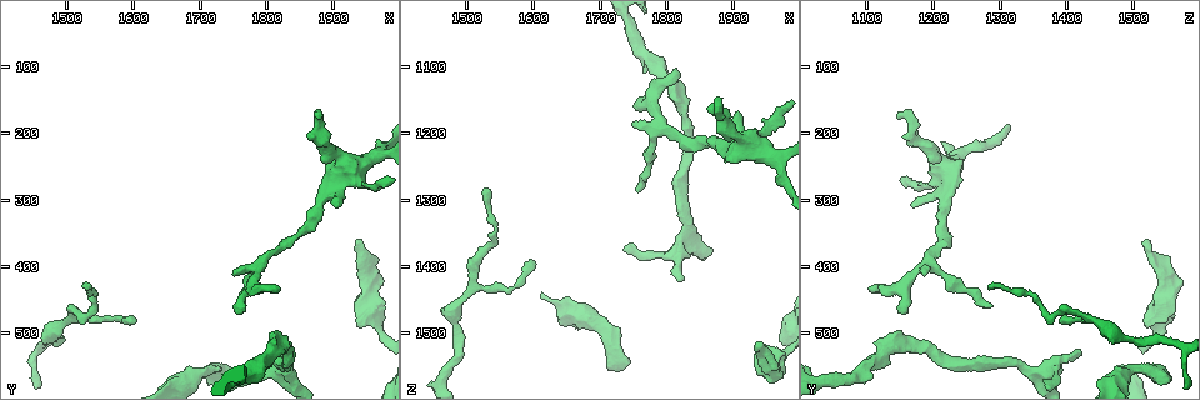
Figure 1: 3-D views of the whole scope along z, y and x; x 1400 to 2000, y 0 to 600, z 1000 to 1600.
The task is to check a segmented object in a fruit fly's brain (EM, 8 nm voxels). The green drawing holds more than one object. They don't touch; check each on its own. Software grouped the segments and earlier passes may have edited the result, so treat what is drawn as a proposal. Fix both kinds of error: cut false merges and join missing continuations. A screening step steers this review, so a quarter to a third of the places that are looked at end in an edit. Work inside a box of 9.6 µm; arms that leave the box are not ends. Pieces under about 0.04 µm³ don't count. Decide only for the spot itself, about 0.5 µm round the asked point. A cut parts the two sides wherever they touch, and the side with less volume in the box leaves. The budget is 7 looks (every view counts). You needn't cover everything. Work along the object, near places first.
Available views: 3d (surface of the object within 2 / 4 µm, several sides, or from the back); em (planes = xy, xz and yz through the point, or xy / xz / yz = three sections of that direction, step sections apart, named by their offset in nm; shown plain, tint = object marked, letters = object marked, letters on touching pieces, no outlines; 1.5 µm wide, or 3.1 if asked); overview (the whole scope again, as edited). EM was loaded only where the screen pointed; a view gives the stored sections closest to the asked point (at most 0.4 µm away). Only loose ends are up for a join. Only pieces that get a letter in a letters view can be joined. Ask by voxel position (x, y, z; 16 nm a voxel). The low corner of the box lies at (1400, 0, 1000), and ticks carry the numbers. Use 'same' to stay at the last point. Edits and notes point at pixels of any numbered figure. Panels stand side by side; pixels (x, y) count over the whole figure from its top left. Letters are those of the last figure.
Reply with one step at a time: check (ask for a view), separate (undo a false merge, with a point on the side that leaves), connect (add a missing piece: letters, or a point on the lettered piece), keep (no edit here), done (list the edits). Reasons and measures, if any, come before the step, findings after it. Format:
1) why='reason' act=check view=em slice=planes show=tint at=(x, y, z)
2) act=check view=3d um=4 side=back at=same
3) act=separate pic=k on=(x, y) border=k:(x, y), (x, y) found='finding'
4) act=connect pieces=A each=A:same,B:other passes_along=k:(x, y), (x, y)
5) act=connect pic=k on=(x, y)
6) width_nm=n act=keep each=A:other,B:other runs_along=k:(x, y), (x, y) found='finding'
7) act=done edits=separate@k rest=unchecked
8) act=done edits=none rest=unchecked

why='branch stops here' act=check view=3d um=4 at=(1595, 485, 1395)

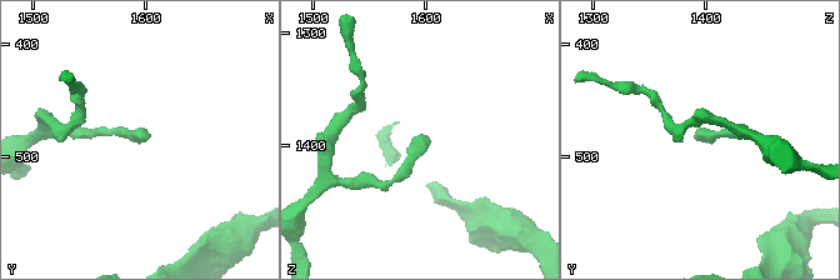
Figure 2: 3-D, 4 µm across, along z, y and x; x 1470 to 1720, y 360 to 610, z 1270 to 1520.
why='now the EM' act=check view=em slice=yz step=8 show=tint at=(1600, 482, 1392)

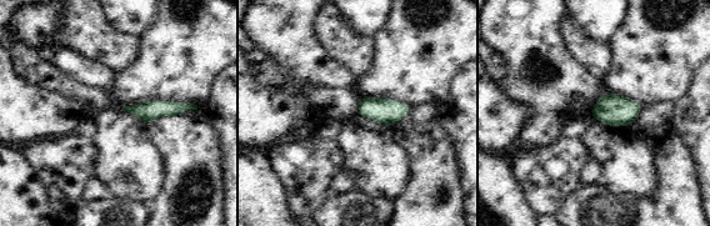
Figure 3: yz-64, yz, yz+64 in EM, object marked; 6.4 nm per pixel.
act=check view=em slice=planes show=letters at=same

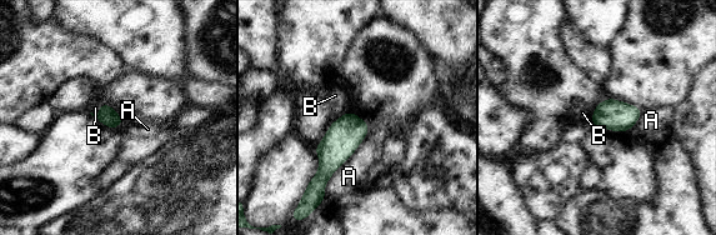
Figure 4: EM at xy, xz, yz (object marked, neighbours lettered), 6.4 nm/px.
longest_contact=A:550nm act=keep each=A:other,B:other border=4:(370, 126), (328, 181), (324, 198) found='no lettered piece goes on from it'

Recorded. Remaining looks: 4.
why='an open end' act=check view=3d um=2 at=(1755, 475, 1150)

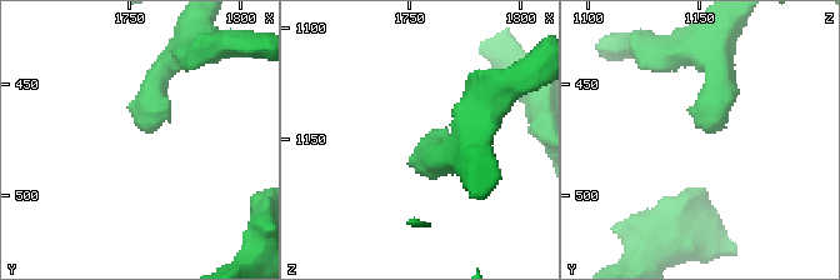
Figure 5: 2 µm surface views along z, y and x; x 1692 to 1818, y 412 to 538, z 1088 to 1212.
why='now the EM' act=check view=em slice=xy step=4 show=letters at=(1758, 471, 1155)

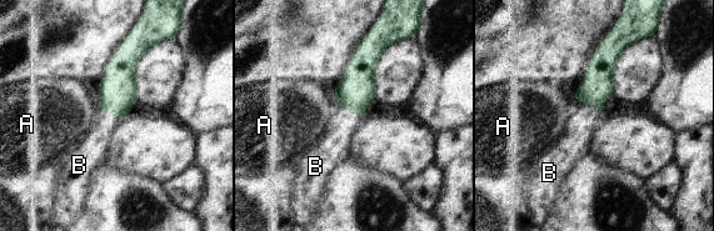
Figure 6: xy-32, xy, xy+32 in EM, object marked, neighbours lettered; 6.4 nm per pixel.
longest_contact=B:180nm act=connect pieces=B each=A:other,B:same found='the cell continues'

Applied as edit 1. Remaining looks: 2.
why='branch stops here' act=check view=3d um=4 at=(1935, 360, 1515)

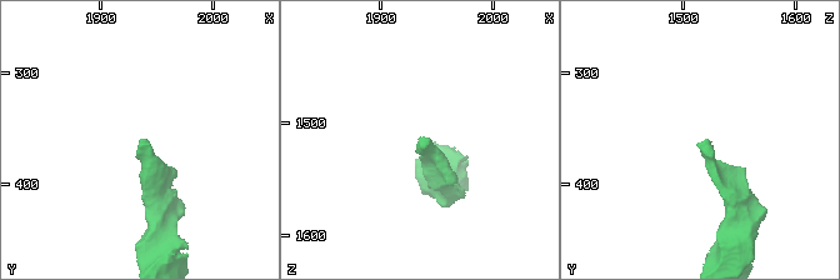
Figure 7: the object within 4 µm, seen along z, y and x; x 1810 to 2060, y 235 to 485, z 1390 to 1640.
act=check view=em slice=xy step=8 show=letters at=(1936, 360, 1522)

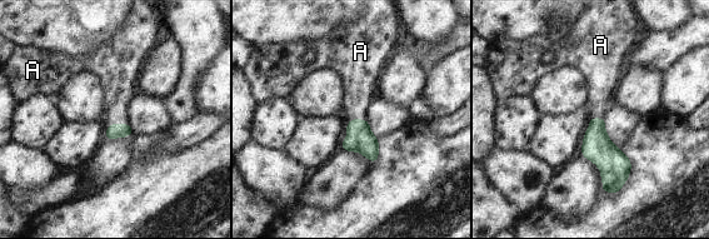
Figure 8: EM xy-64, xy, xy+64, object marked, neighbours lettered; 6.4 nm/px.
act=connect pieces=A each=A:same passes_along=8:(360, 139), (346, 124), (360, 88) found='it goes on there'

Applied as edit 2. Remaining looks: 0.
act=done edits=connect@6,connect@8 rest=unchecked

